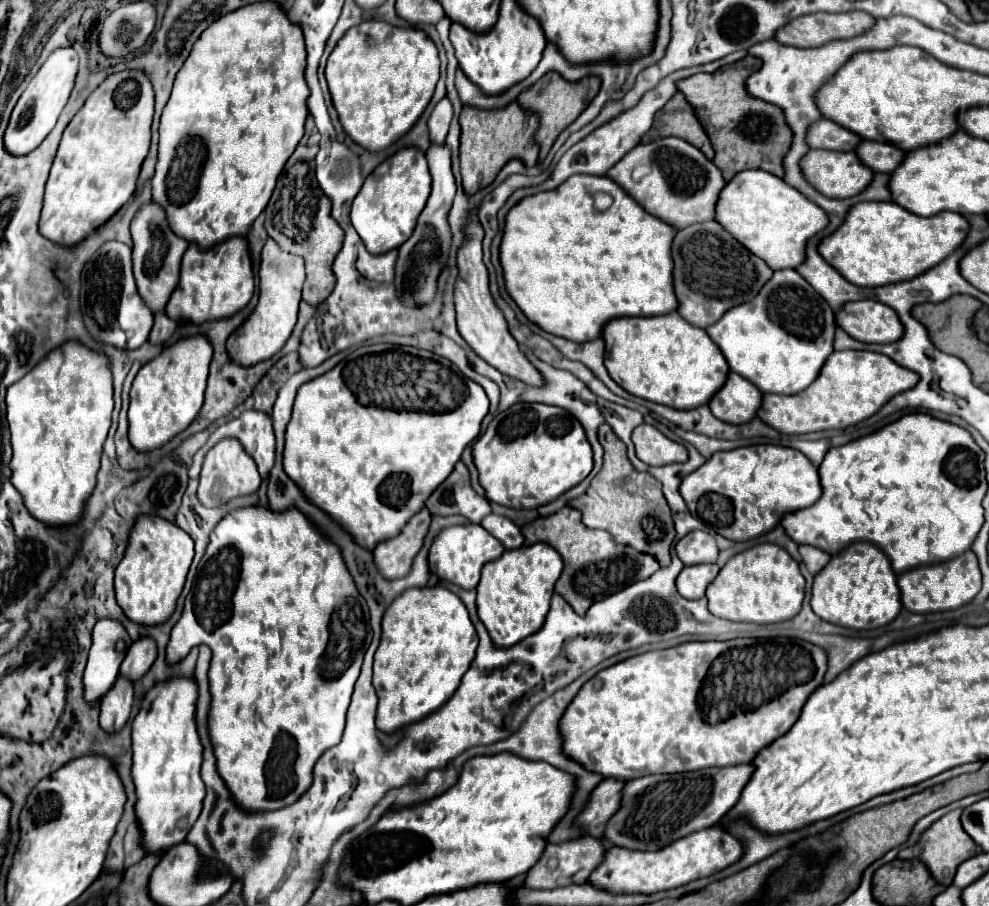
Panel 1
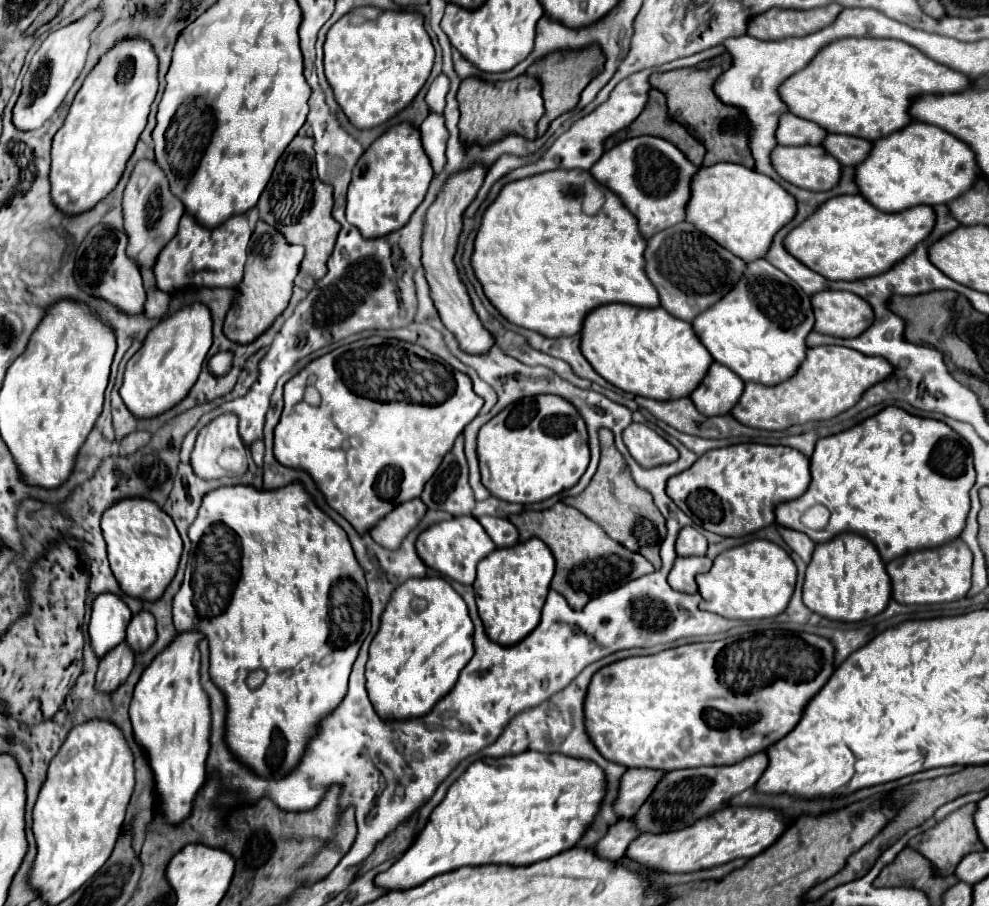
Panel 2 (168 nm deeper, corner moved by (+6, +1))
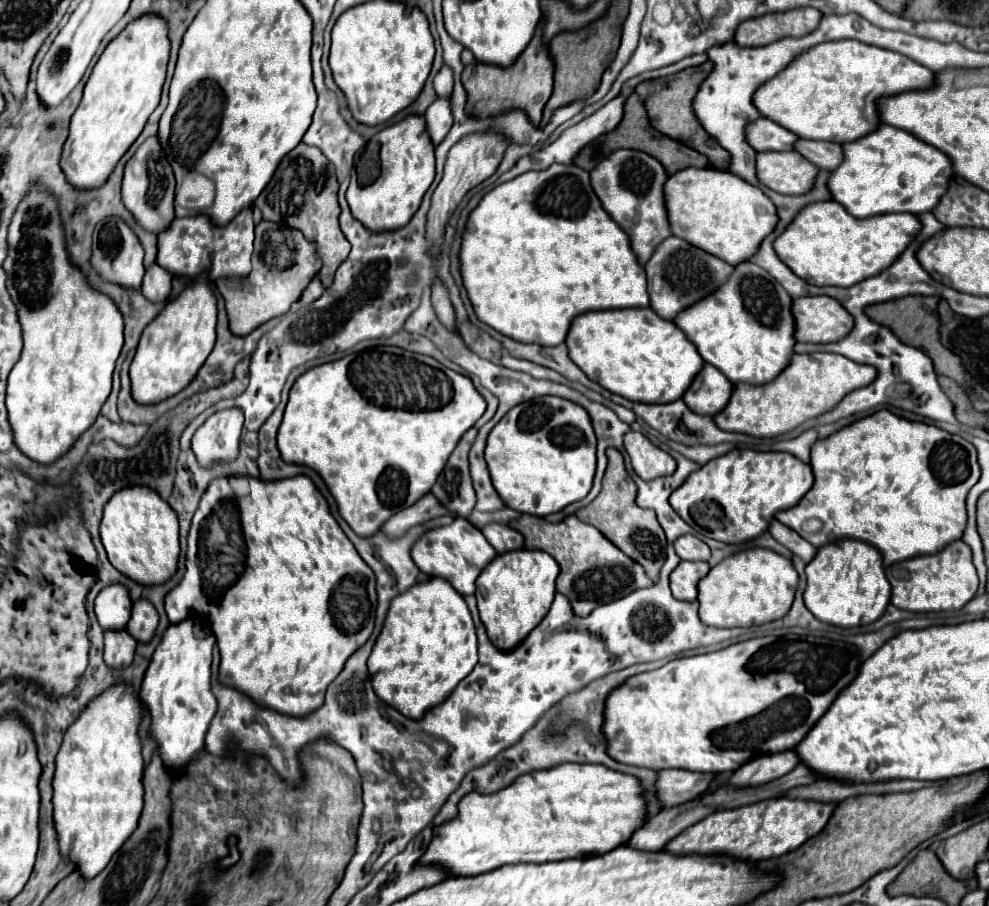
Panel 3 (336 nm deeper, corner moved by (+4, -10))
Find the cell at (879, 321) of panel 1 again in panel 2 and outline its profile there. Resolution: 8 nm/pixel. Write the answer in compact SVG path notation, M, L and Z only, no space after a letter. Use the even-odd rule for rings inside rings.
M824 291L812 295L816 313L814 331L842 339L860 337L872 323L874 311L870 303L854 293Z

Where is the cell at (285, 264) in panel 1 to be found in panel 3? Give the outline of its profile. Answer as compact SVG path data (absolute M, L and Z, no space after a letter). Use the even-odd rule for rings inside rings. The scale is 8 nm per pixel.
M262 220L256 224L256 240L252 254L252 272L246 278L218 278L216 288L226 300L230 330L236 336L246 336L260 324L286 314L322 268L314 244L296 228Z

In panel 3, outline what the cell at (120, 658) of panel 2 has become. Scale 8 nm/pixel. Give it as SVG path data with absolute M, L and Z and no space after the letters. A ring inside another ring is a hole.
M106 630L104 632L104 660L112 668L128 666L136 652L136 640L128 630Z

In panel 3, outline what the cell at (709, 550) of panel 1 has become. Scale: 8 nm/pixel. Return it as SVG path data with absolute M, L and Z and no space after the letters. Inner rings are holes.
M684 534L674 542L676 554L682 560L710 560L710 548L708 544L704 544L700 538L696 538L694 534Z

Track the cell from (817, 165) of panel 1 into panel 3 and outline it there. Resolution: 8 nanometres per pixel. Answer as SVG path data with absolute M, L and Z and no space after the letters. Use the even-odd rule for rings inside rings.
M758 152L756 176L778 194L804 194L814 184L818 168L798 156L798 152Z

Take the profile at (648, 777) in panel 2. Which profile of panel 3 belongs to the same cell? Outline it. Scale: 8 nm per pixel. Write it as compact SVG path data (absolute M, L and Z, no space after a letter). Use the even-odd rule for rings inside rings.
M662 770L662 780L658 780L658 798L662 804L674 806L684 804L688 800L694 800L702 796L716 774L706 772L690 772L690 770Z

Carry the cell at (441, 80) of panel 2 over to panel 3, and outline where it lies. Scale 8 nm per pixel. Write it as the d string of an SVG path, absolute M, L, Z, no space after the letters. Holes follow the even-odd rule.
M444 64L440 72L434 76L434 88L438 96L450 96L452 94L452 84L454 84L454 72Z

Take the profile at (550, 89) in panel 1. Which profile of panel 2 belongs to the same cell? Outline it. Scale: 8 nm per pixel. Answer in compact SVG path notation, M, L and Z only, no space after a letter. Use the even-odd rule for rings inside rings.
M590 47L590 49L584 49L584 51L558 51L558 53L546 55L544 59L540 59L534 65L528 67L526 75L538 79L540 85L542 85L542 97L544 97L544 107L546 107L546 113L538 121L538 137L542 137L546 133L548 125L556 117L560 117L560 115L564 115L564 113L568 113L576 107L584 87L602 69L604 69L604 55L598 47Z

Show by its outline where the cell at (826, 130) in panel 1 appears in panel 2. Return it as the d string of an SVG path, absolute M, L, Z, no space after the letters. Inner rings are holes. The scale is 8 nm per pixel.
M784 113L780 117L780 131L778 141L780 145L822 145L828 131L824 131L820 125L796 117L794 113Z

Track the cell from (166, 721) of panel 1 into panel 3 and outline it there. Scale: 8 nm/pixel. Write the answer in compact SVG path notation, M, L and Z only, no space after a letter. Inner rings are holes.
M192 618L170 624L152 654L140 688L140 700L144 700L152 716L150 732L158 742L160 756L166 768L176 772L182 772L182 768L190 764L190 756L194 756L198 748L204 748L206 728L216 712L216 698L210 690L210 664L216 638L214 632L206 628L210 626L202 626Z

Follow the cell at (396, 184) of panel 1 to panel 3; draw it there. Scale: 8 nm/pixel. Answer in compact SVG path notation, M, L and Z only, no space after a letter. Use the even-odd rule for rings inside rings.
M406 116L374 134L364 146L352 168L352 180L346 192L352 216L374 232L402 228L418 210L424 192L436 176L434 142L428 136L424 116Z

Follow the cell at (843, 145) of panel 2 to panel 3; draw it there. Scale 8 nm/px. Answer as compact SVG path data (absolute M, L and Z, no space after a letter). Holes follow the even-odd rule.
M798 138L794 144L794 150L804 156L808 162L812 162L818 168L834 170L842 162L842 148L834 142L818 142L818 140L804 140Z

